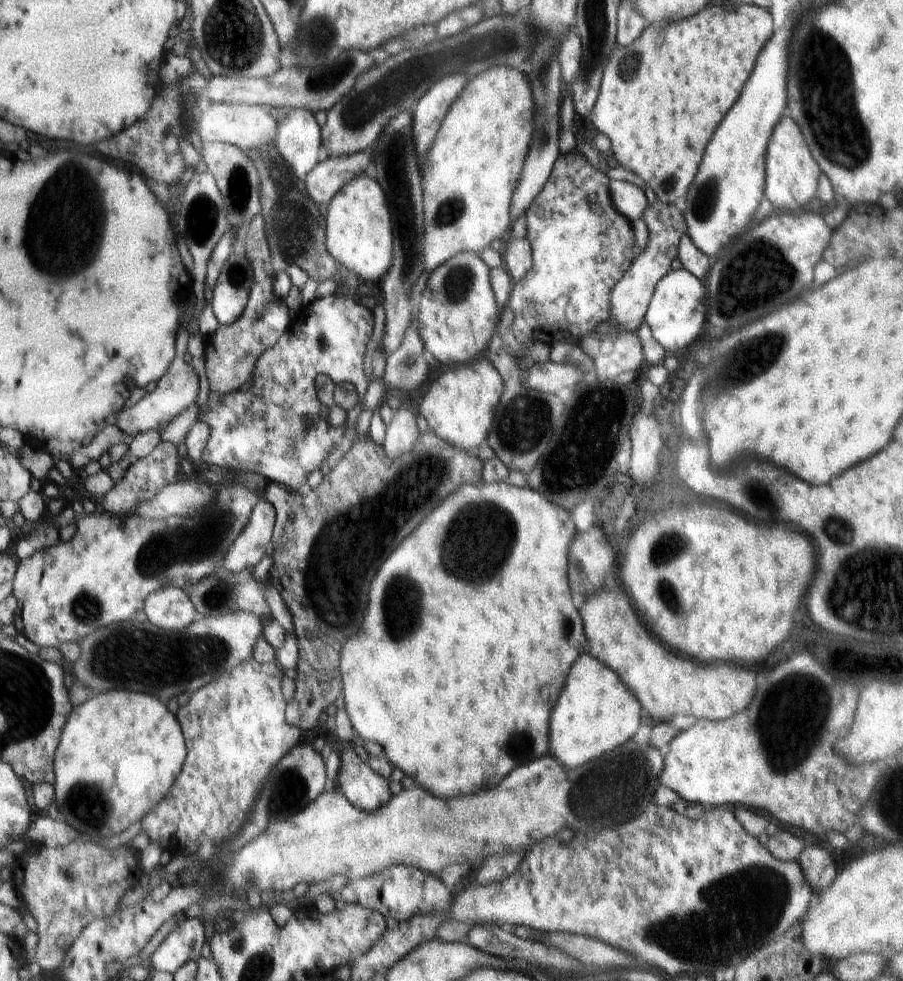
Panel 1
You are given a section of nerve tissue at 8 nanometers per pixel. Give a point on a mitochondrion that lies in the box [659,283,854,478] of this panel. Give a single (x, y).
(760, 354)

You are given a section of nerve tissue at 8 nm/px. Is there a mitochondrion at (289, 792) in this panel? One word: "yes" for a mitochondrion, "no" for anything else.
yes

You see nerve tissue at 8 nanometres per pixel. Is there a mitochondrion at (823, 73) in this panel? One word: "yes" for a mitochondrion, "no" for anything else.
yes

